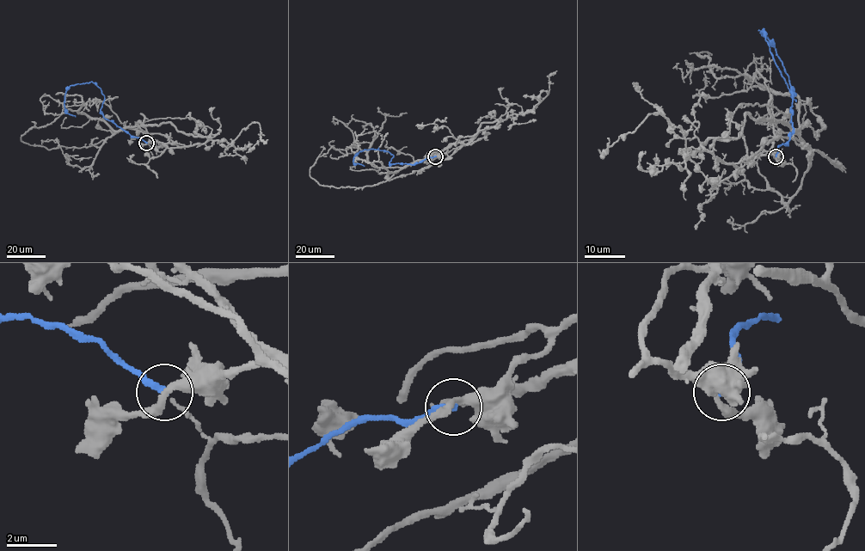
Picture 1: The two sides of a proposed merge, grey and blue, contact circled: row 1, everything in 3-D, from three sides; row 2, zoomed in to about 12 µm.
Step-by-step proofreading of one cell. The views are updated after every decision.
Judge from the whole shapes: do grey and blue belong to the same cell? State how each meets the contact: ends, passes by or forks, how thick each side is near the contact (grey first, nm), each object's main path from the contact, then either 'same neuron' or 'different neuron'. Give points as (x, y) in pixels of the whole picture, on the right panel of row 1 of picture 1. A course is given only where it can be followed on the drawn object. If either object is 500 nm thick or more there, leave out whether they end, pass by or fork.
grey passes by; blue ends there; 280 nm thick on the grey side, 240 nm on the other; grey runs (776, 156), (763, 154), (782, 122), (841, 170), (757, 122), (771, 108), (769, 83); blue runs (776, 156), (777, 147), (793, 133), (792, 94), (769, 52), (763, 28), (761, 34), (776, 50), (795, 101); different neuron

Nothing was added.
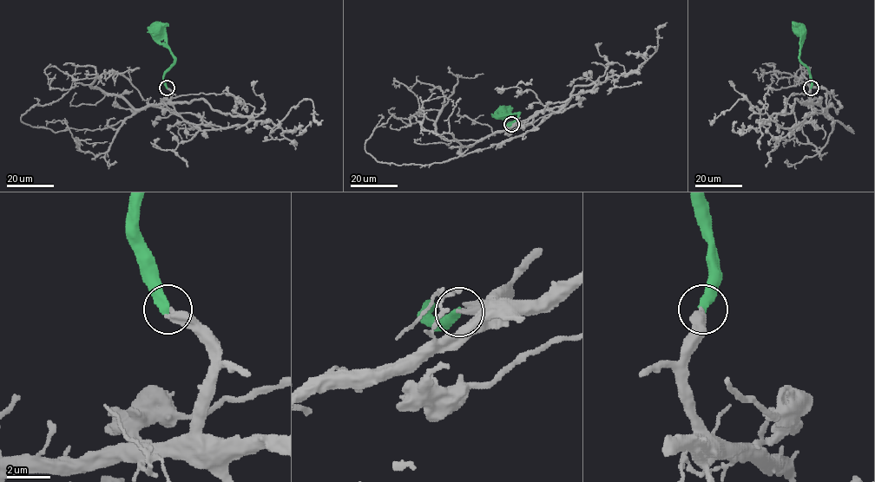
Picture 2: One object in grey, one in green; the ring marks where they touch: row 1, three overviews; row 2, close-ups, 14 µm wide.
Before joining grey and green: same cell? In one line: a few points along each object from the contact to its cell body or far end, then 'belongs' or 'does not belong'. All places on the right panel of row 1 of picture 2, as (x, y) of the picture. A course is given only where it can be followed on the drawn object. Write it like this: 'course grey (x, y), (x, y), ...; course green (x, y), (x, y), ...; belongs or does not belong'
course grey (811, 87), (808, 99), (851, 133), (821, 110), (801, 104), (811, 96), (808, 81); course green (811, 87), (811, 73), (799, 59), (800, 31), (792, 22); belongs

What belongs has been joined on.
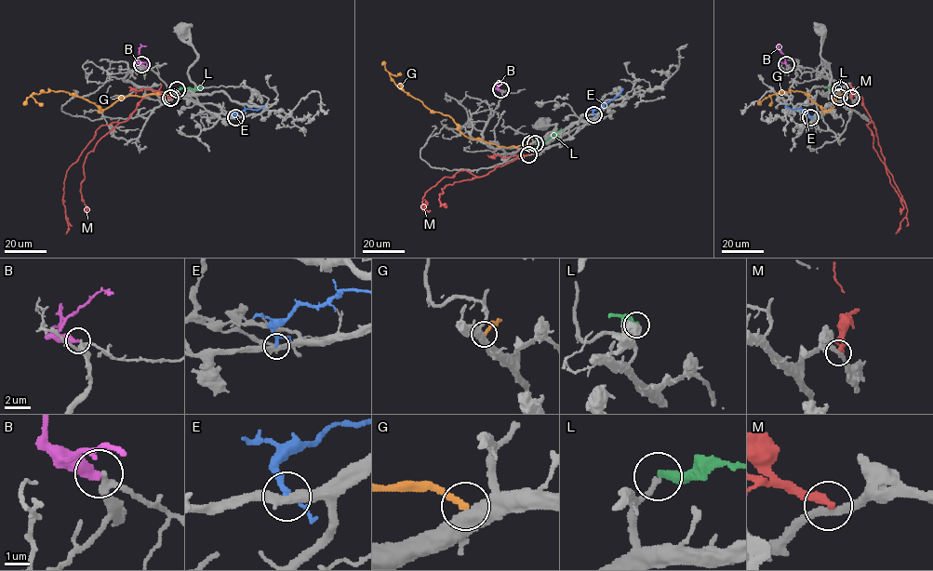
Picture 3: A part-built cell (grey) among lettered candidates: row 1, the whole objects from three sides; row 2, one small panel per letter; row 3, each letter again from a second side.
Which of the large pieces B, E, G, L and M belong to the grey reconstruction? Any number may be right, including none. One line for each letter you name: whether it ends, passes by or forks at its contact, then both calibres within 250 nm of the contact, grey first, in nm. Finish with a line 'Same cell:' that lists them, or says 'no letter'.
B: it ends | 240/400 nm
Same cell: B

